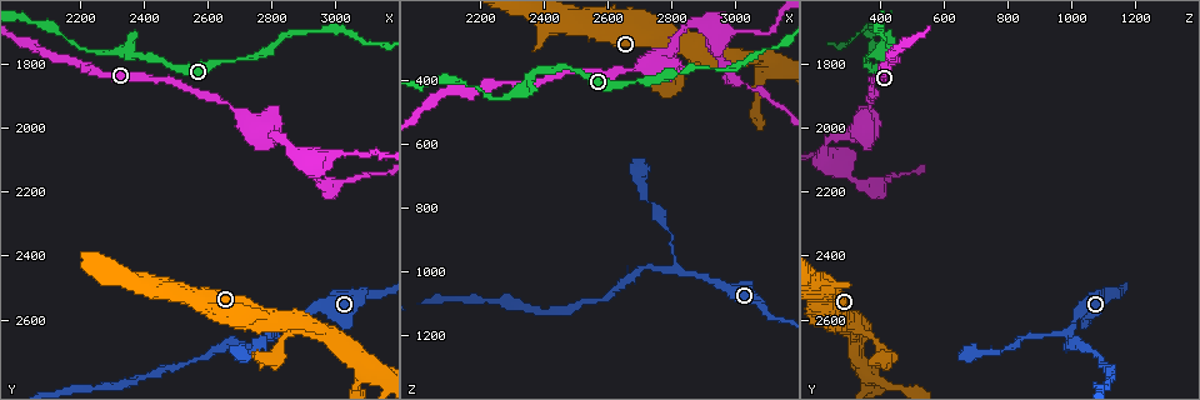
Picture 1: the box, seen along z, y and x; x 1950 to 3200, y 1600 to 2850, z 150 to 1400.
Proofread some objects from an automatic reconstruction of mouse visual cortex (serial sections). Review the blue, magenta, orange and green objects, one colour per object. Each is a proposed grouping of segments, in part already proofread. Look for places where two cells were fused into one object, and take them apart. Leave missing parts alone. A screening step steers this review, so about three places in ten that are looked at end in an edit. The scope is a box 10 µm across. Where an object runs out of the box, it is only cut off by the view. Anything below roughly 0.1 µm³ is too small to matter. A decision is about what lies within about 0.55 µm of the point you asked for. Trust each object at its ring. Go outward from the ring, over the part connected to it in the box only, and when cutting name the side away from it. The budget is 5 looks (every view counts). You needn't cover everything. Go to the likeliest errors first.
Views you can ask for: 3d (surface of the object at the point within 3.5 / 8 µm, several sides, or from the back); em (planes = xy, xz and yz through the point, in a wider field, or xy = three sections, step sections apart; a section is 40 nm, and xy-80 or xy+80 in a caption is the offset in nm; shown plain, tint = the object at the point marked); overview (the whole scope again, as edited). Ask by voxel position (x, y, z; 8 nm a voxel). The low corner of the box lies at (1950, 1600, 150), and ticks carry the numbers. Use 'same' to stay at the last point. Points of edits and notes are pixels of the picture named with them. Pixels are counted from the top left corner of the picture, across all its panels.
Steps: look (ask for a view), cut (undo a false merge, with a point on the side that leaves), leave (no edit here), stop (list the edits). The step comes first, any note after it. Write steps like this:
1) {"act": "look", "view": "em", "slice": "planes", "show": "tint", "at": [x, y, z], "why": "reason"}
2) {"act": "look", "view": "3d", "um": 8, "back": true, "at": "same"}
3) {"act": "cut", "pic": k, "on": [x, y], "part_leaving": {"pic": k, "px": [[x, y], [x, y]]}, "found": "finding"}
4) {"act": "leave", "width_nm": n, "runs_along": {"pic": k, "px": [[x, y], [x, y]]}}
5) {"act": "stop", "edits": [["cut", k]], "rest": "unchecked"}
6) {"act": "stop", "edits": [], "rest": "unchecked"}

{"act": "look", "view": "3d", "um": 3.5, "at": [2950, 2120, 270], "why": "sharp bend"}

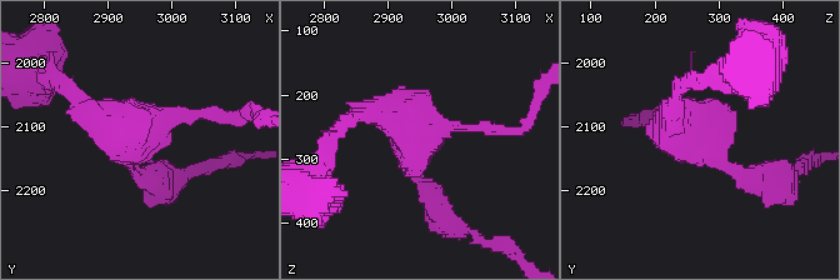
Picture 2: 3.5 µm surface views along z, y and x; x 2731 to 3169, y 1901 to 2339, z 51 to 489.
{"act": "look", "view": "em", "slice": "xy", "step": 3, "show": "tint", "at": [2945, 2115, 280], "arms": 3, "arm_widths_nm": [150, 150, 150], "why": "now the EM"}

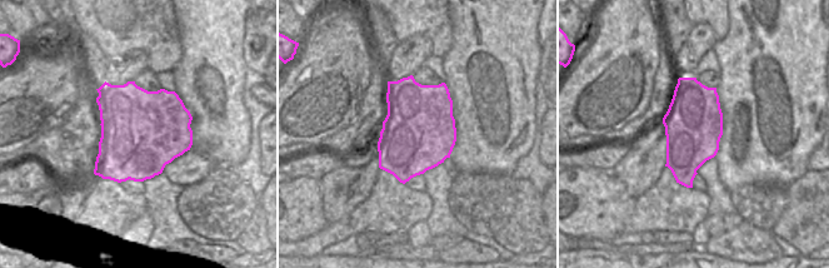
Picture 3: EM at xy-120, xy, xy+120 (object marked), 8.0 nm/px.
{"act": "look", "view": "em", "slice": "xy", "step": 1, "show": "tint", "at": "same", "why": "another direction"}

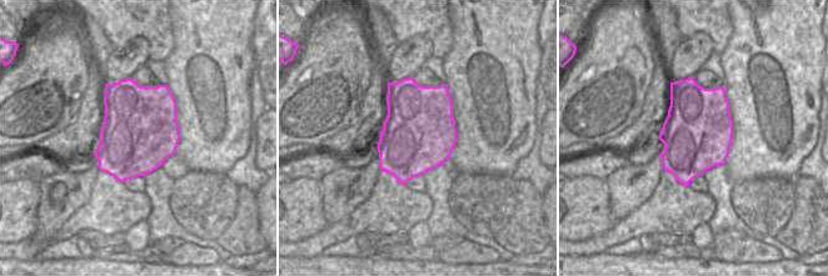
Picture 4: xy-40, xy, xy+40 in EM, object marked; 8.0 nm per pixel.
{"act": "leave", "runs_along": {"pic": 2, "px": [[70, 89], [135, 128], [143, 178]]}, "found": "all the same cell"}

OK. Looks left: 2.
{"act": "look", "view": "3d", "um": 3.5, "at": [2800, 2640, 990], "why": "two arms in line, one across"}

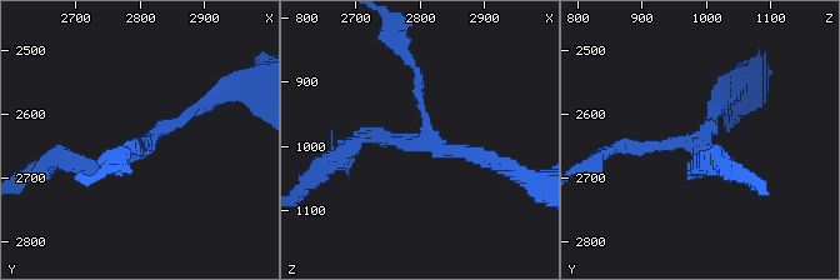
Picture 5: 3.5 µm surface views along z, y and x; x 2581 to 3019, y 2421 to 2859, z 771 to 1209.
{"act": "look", "view": "em", "slice": "xy", "step": 1, "show": "tint", "at": [2810, 2645, 990], "arms": 3, "arm_widths_nm": [150, 150, 200]}

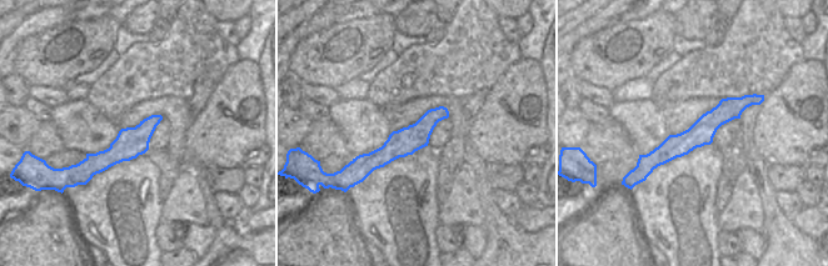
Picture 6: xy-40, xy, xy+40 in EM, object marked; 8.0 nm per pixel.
{"act": "leave", "runs_along": {"pic": 5, "px": [[208, 101], [108, 168], [70, 159]]}, "found": "all the same cell"}

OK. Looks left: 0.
{"act": "stop", "edits": [], "rest": "unchecked"}

